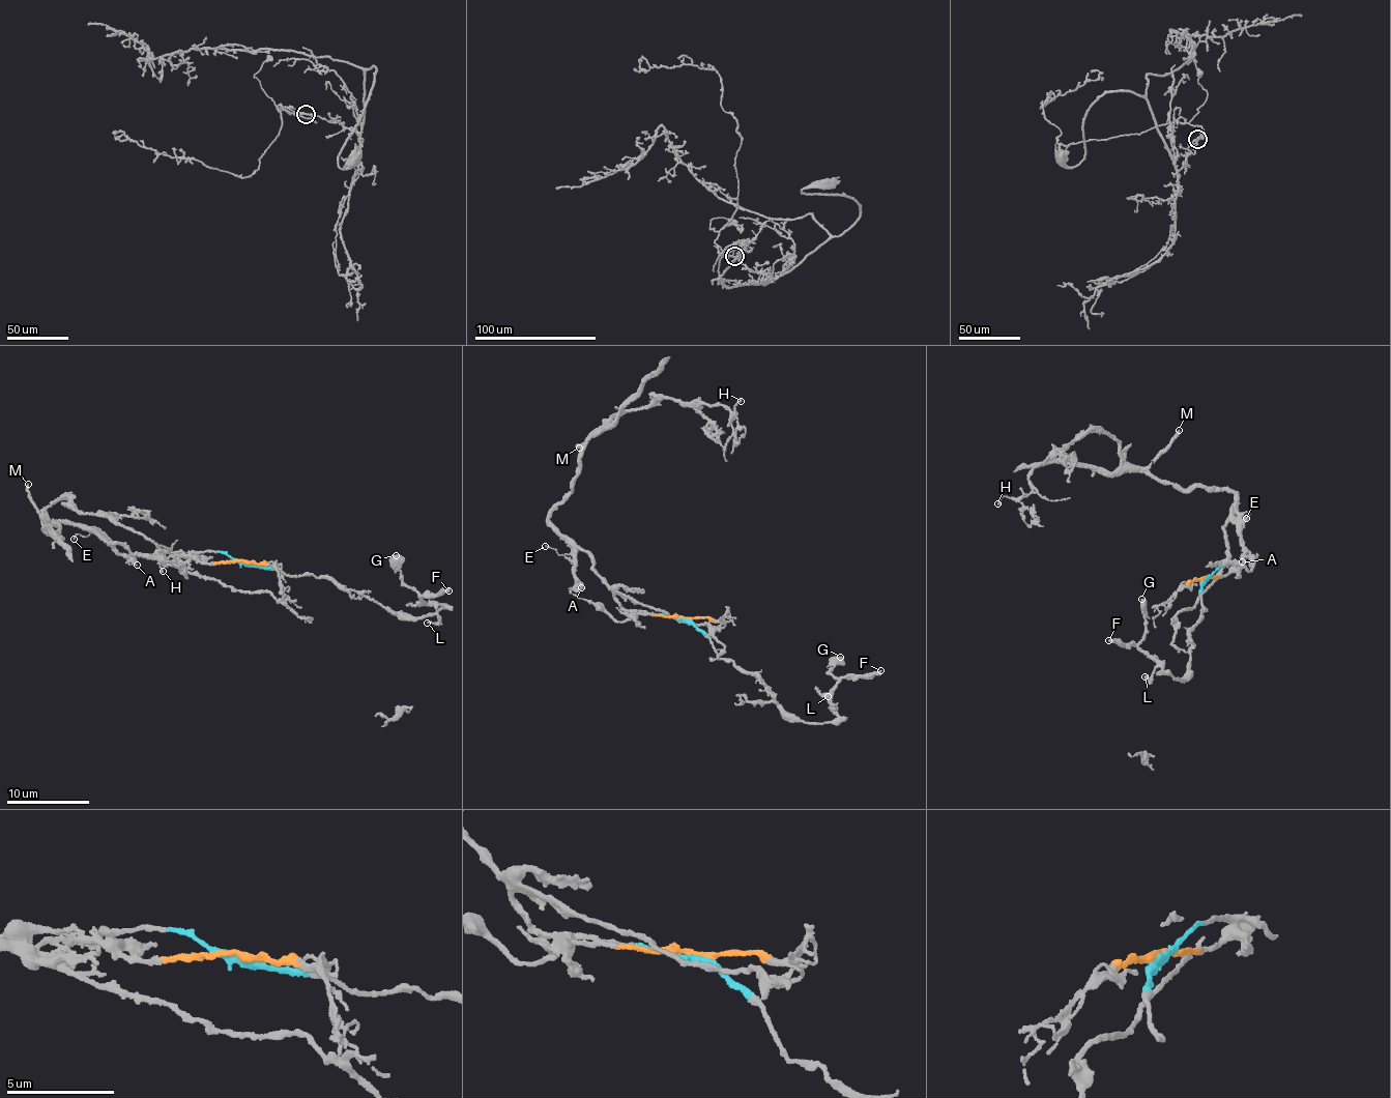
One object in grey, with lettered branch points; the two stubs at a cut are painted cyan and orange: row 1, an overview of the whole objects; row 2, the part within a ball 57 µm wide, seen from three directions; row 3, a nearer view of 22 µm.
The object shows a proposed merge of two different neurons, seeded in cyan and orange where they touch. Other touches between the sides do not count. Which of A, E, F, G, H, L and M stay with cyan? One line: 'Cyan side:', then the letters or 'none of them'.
Cyan side: F, G, L

